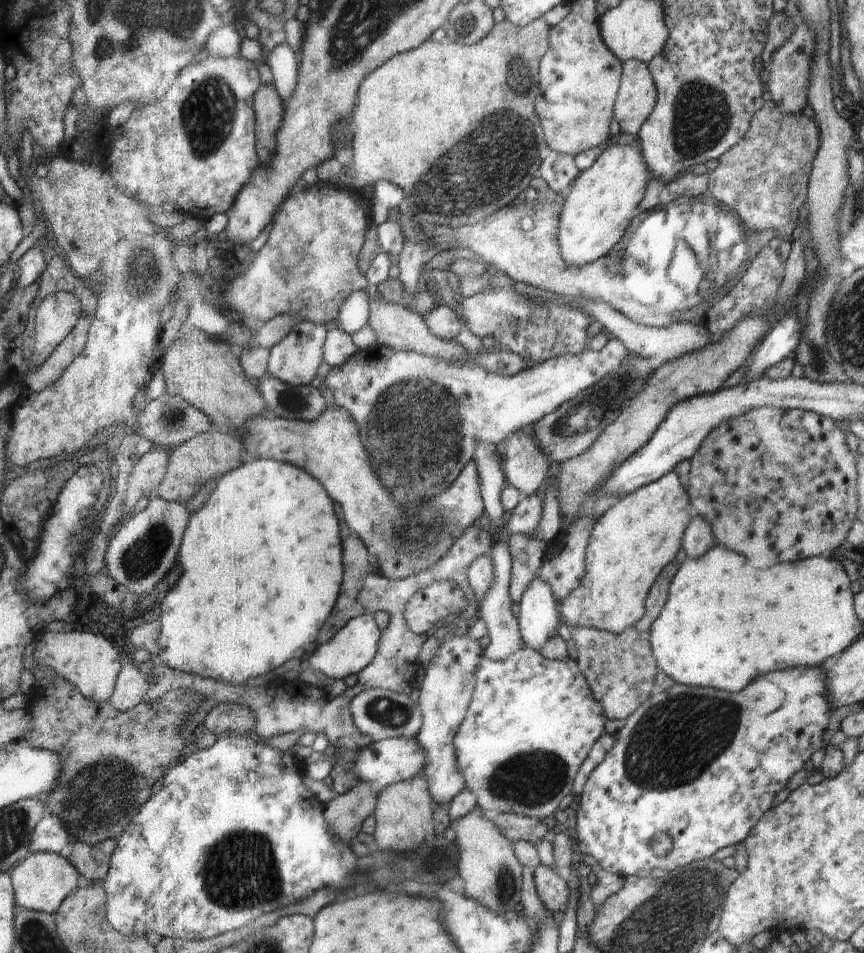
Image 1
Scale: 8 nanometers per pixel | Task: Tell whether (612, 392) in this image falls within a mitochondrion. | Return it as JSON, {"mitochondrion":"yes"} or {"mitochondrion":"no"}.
{"mitochondrion":"yes"}

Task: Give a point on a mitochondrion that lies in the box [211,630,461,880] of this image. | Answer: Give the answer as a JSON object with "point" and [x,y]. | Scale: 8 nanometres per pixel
{"point":[390,714]}

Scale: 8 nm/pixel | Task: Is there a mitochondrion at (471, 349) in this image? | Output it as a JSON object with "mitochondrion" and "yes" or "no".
{"mitochondrion":"no"}

